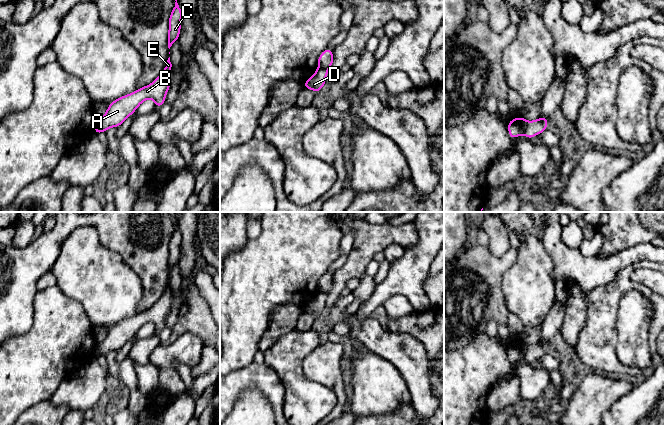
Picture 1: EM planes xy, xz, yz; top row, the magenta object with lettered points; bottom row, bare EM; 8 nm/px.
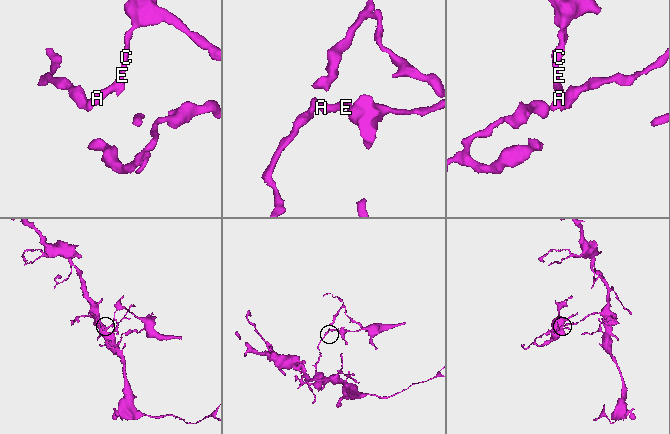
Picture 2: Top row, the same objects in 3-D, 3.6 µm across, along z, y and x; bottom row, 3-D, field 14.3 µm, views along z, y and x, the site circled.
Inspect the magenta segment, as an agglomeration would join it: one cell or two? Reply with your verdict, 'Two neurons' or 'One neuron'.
Two neurons

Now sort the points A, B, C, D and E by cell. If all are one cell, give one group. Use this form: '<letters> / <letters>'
A B C E / D

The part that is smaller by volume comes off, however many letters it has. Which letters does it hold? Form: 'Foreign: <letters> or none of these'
Foreign: A, B, C, E

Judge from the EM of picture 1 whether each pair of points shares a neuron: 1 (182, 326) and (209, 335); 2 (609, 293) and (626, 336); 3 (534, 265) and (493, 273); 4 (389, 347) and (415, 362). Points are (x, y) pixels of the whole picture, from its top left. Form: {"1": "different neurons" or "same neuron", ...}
{"1": "same neuron", "2": "different neurons", "3": "different neurons", "4": "same neuron"}

